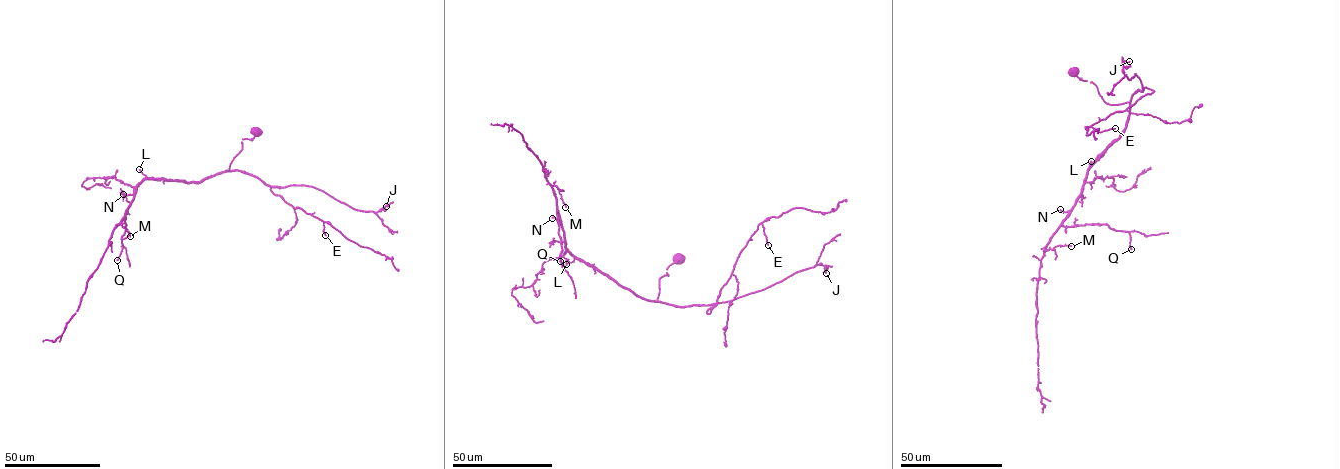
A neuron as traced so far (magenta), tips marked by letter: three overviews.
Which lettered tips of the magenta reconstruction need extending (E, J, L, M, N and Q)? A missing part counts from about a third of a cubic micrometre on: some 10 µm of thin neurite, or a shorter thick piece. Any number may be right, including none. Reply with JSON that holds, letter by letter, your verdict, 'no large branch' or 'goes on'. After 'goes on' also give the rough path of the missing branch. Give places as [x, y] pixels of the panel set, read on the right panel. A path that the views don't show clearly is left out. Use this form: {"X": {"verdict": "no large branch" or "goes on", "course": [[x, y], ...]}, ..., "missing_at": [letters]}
{"E": {"verdict": "goes on"}, "J": {"verdict": "no large branch"}, "L": {"verdict": "no large branch"}, "M": {"verdict": "no large branch"}, "N": {"verdict": "no large branch"}, "Q": {"verdict": "no large branch"}, "missing_at": ["E"]}

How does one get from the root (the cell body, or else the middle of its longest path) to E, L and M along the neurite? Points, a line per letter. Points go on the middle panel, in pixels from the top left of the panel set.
E: (679, 259), (659, 279), (657, 301), (685, 307), (715, 304), (708, 313), (760, 223), (768, 245)
L: (679, 259), (668, 267), (668, 275), (659, 279), (658, 298), (652, 301), (637, 296), (575, 258), (566, 264)
M: (679, 259), (668, 267), (668, 275), (659, 279), (657, 300), (637, 296), (569, 252), (553, 184), (565, 207)

